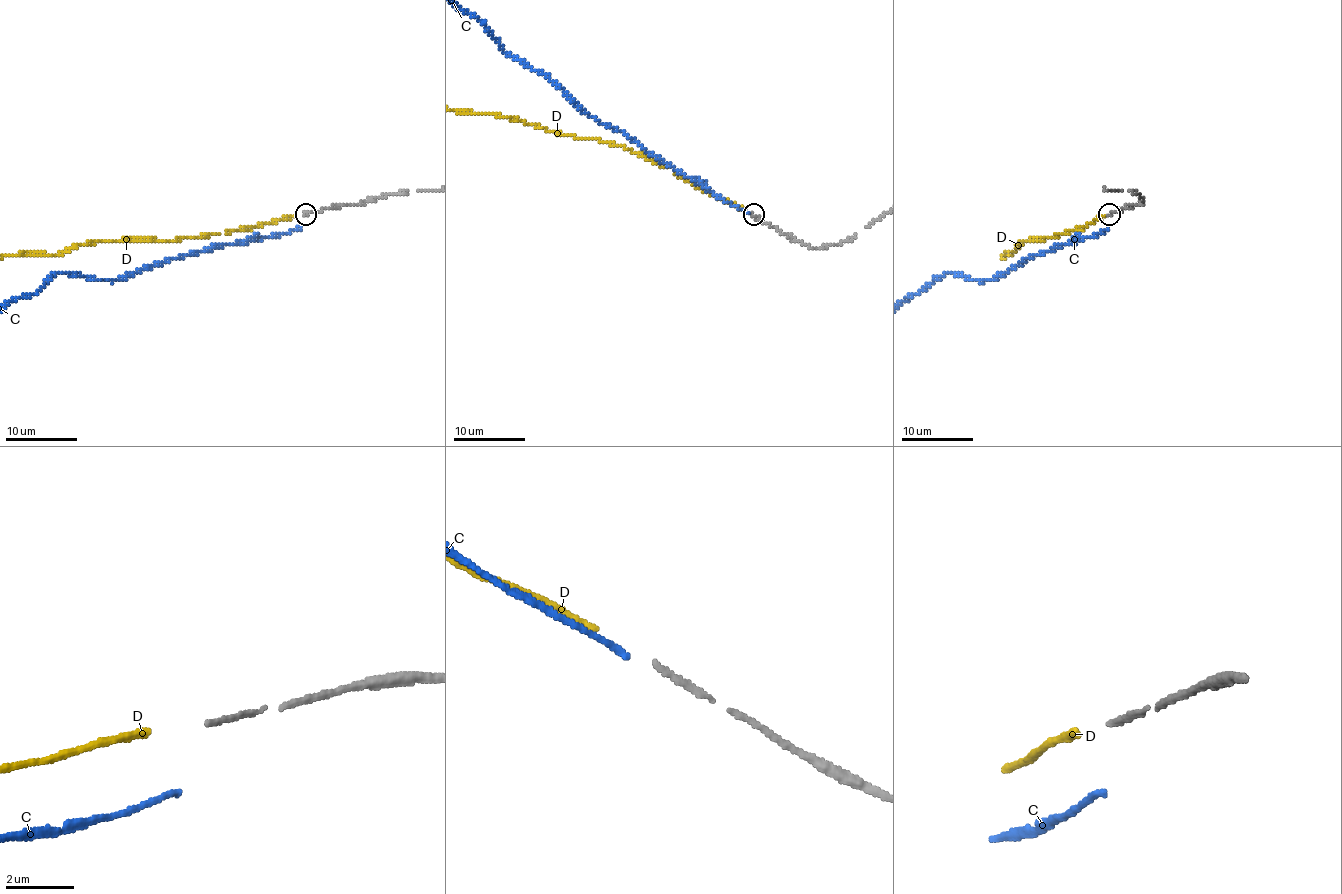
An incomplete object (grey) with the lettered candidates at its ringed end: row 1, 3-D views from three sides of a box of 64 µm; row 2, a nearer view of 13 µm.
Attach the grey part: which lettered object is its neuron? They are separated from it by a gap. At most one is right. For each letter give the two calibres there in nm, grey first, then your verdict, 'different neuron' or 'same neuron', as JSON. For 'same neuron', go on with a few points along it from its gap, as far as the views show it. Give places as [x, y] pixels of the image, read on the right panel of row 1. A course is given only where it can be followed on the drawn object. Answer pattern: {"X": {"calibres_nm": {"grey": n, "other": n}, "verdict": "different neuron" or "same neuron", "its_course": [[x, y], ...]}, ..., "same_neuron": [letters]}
{"C": {"calibres_nm": {"grey": 160, "other": 160}, "verdict": "different neuron"}, "D": {"calibres_nm": {"grey": 160, "other": 240}, "verdict": "same neuron"}, "same_neuron": ["D"]}

